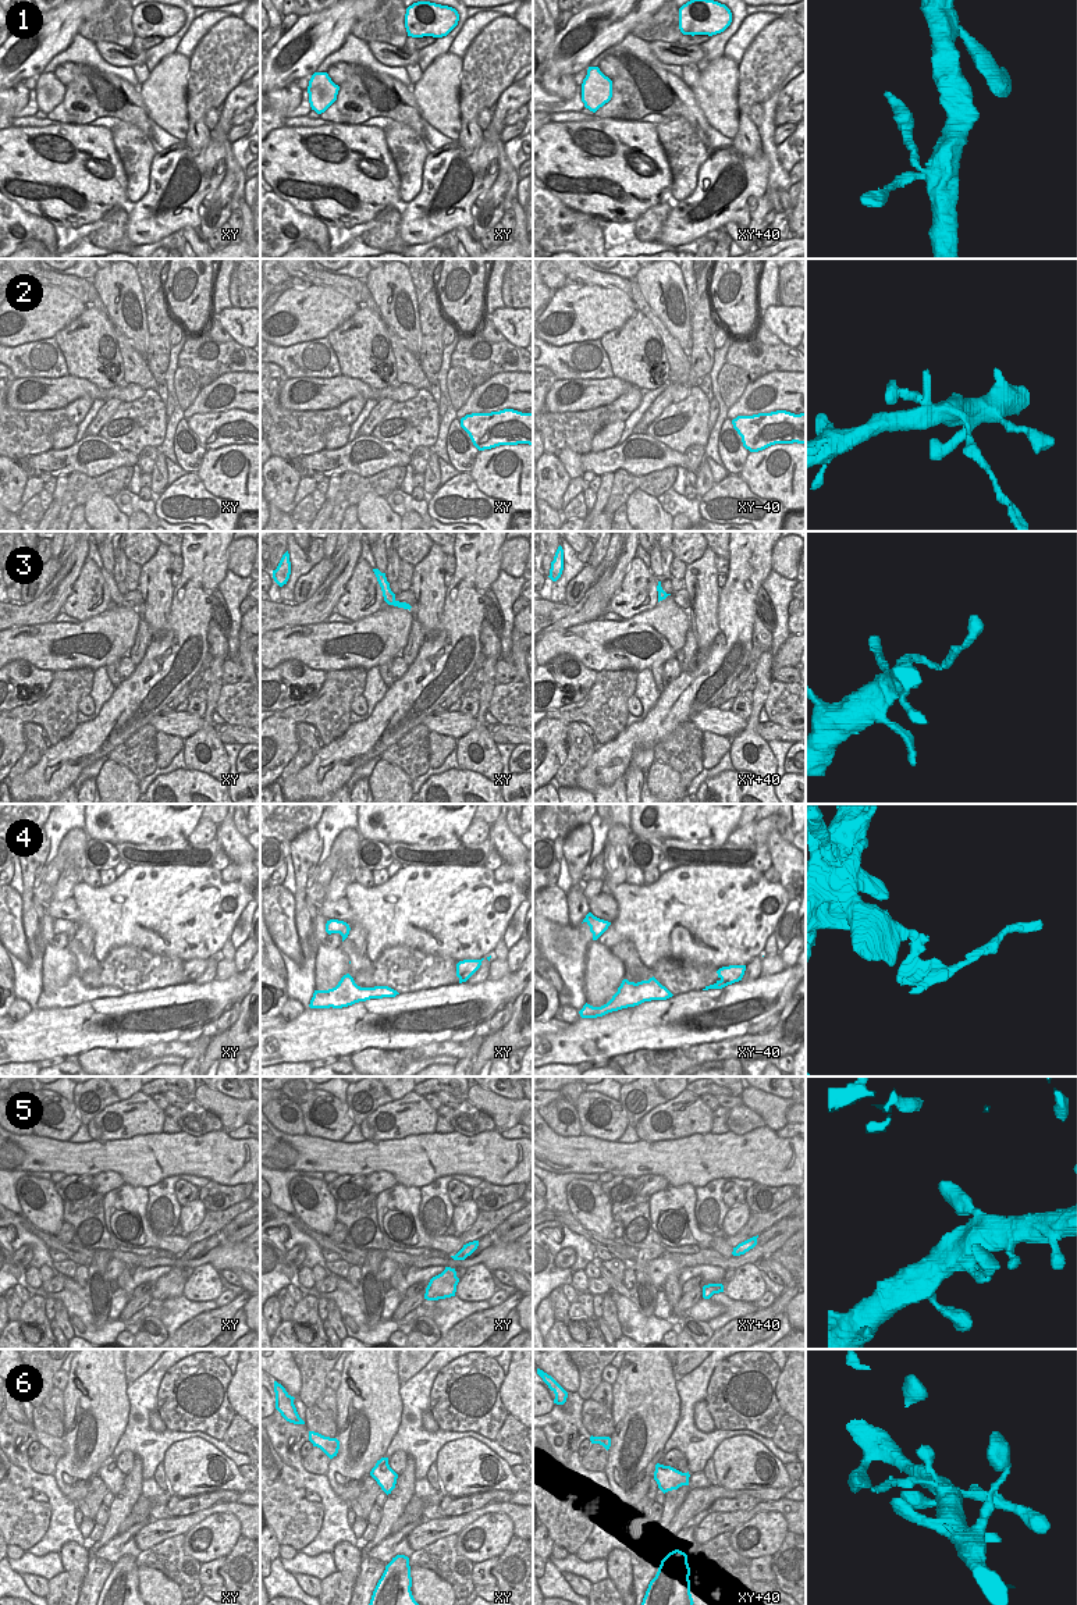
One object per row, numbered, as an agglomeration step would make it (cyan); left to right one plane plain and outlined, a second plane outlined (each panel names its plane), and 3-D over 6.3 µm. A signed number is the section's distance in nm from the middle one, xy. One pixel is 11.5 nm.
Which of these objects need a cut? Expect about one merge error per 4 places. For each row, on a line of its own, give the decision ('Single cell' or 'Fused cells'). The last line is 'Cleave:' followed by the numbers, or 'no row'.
1: Fused cells
2: Fused cells
3: Single cell
4: Fused cells
5: Single cell
6: Fused cells
Cleave: 1, 2, 4, 6.

